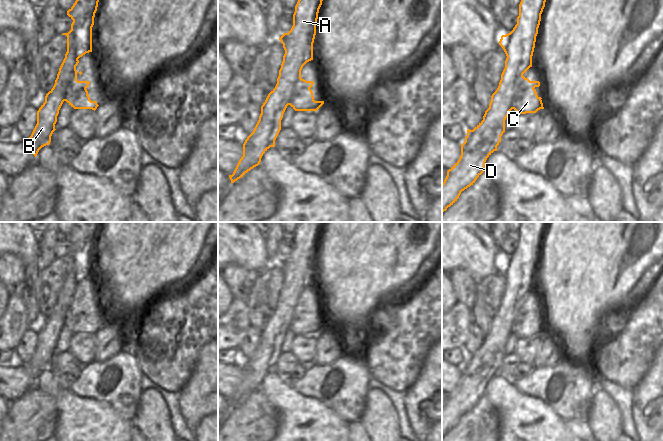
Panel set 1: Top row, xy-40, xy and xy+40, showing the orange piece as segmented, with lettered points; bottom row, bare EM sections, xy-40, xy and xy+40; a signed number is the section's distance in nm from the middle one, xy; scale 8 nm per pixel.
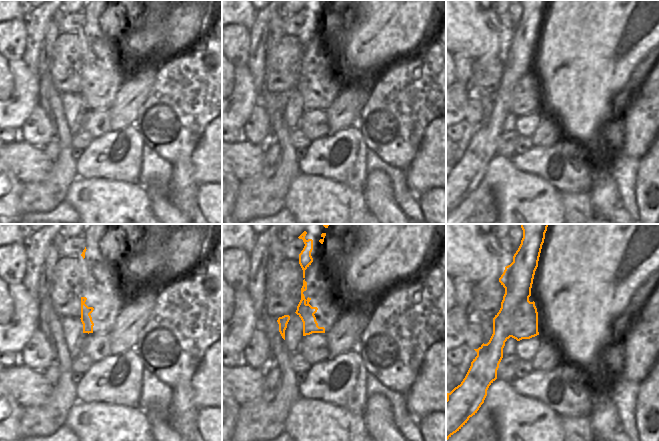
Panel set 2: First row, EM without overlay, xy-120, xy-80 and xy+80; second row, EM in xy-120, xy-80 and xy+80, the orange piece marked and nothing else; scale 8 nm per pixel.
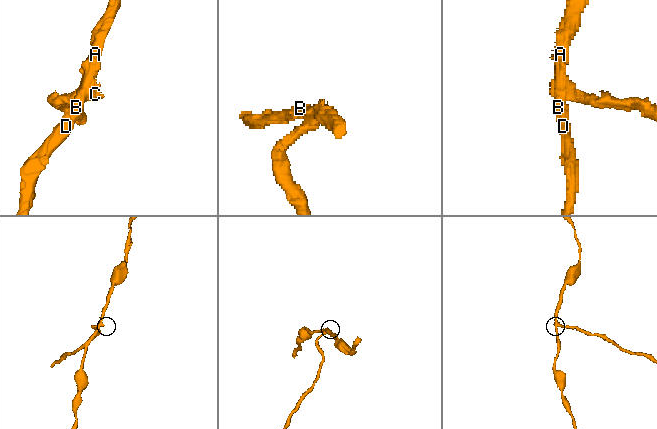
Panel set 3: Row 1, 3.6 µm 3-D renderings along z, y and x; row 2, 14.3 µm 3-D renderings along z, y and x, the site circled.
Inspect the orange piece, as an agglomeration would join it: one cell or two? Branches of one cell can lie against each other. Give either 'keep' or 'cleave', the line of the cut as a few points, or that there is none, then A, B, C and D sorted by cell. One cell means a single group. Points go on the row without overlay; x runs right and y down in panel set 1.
cleave; cut in xy+40 along (522, 298), (517, 304), (512, 332); A B D / C

